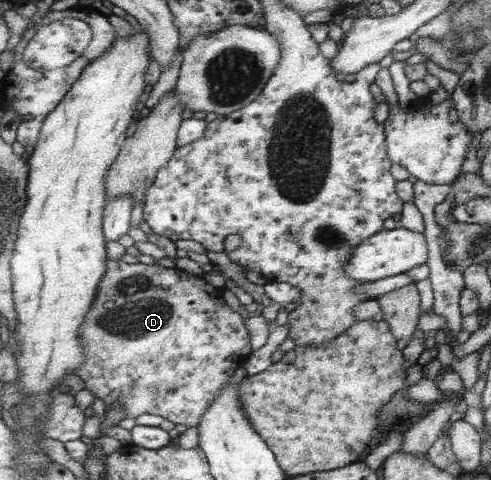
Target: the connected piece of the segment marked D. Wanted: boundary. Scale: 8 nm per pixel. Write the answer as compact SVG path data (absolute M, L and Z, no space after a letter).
M109 259L107 261L108 269L104 274L100 284L99 294L92 304L91 310L87 313L85 324L80 330L80 337L86 348L85 362L75 371L80 379L85 383L85 389L93 392L95 398L103 400L106 410L111 406L119 404L125 410L125 418L137 419L139 416L151 414L161 416L175 424L183 424L187 427L197 427L202 421L203 416L209 411L211 403L217 400L223 387L231 382L232 376L236 374L239 367L254 352L251 342L249 342L249 328L247 322L243 323L243 316L227 305L223 298L224 288L212 286L203 279L203 276L197 277L195 274L179 270L177 267L166 268L157 263L142 264L141 262L129 264L120 259Z

